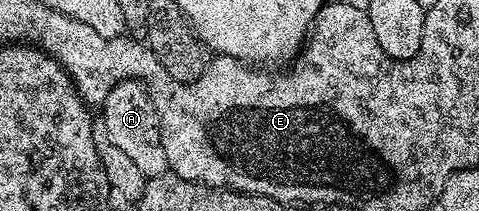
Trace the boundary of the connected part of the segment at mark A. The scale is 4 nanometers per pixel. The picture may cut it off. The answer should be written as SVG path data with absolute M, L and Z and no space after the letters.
M135 78L119 82L110 92L110 96L106 96L102 117L107 130L110 131L110 140L114 140L115 146L122 148L126 156L130 156L131 162L144 173L145 178L153 178L168 170L164 137L160 134L160 121L143 82Z

